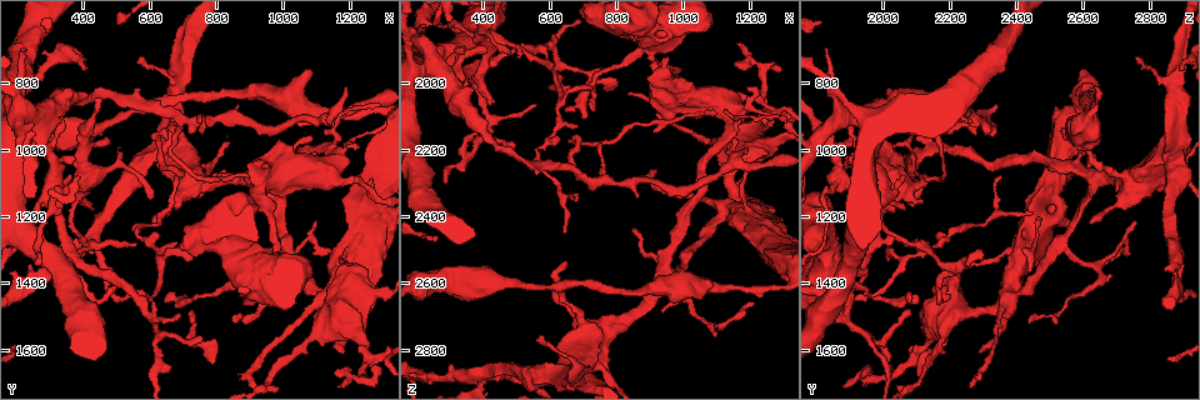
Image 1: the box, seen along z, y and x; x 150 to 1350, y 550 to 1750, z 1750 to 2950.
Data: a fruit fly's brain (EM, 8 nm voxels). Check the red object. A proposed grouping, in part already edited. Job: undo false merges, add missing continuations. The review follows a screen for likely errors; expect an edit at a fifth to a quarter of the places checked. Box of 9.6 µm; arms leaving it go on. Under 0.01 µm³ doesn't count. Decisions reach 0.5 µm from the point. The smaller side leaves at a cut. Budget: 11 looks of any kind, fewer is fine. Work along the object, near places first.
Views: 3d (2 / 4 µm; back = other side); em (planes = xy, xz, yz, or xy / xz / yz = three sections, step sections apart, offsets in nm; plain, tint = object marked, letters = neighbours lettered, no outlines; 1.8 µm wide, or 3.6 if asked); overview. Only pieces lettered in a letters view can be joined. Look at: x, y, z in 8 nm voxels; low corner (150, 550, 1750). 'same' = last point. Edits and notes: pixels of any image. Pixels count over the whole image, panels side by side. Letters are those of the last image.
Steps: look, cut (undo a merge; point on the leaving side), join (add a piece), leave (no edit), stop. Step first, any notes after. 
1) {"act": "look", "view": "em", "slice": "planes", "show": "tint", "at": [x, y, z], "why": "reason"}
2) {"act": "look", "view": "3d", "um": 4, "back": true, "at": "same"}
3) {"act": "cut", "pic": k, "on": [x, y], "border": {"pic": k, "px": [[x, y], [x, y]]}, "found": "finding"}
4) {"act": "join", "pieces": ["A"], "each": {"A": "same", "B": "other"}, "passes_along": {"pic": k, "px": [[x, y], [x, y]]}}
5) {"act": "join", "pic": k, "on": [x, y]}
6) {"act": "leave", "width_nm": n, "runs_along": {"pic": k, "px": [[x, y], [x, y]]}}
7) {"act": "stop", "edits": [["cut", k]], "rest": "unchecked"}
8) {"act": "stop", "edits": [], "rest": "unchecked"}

{"act": "look", "view": "3d", "um": 2, "at": [540, 880, 2610], "why": "a narrow waist"}

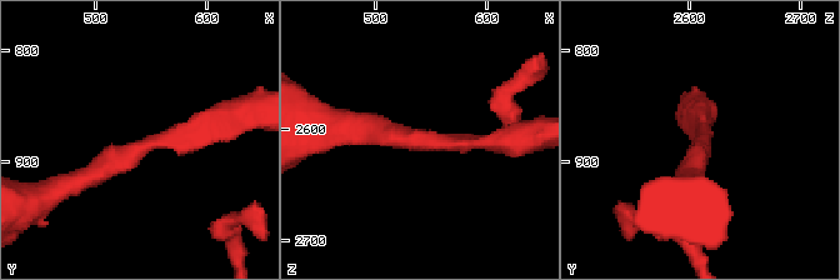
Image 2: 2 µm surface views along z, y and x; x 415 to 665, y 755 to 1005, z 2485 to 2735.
{"act": "look", "view": "em", "slice": "xz", "step": 4, "show": "tint", "at": [544, 884, 2614], "why": "now the EM"}

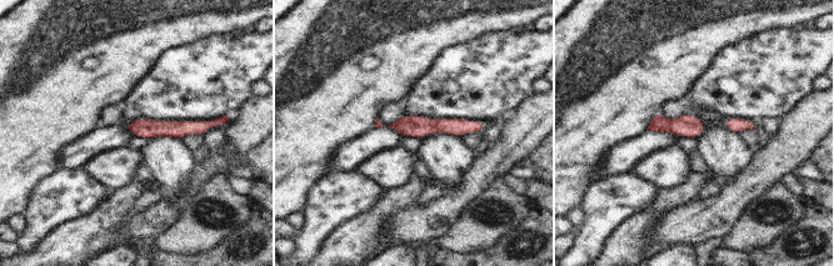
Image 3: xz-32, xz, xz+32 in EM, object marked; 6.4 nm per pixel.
{"act": "look", "view": "em", "slice": "planes", "show": "letters", "at": "same", "why": "cut it another way"}

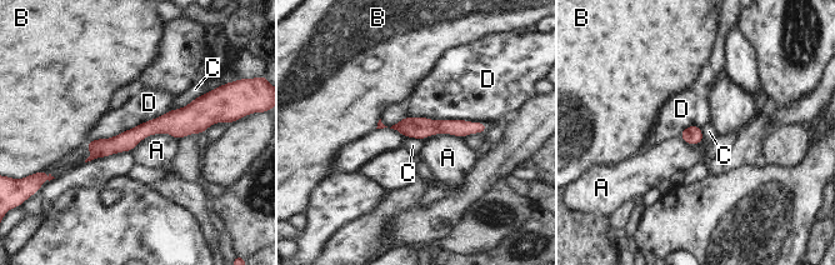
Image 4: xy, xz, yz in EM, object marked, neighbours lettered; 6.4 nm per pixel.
{"act": "leave", "width_nm": 130, "each": {"A": "other", "B": "other", "C": "other", "D": "other"}, "border": {"pic": 4, "px": [[169, 109], [115, 135], [85, 143]]}, "found": "all the same neuron"}

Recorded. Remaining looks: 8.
{"act": "look", "view": "3d", "um": 2, "at": [290, 1300, 2300], "why": "branch stops here"}

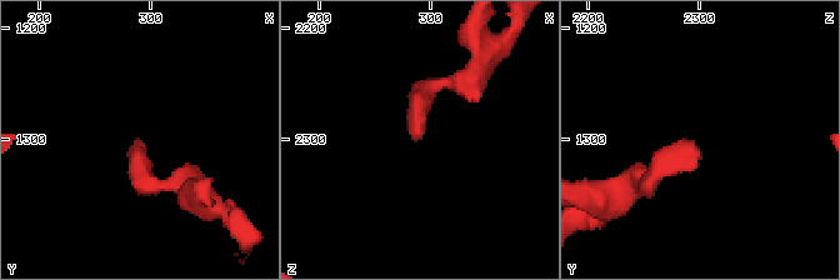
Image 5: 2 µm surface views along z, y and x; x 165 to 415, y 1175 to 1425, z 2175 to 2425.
{"act": "look", "view": "em", "um": 3.6, "slice": "planes", "show": "plain", "at": [292, 1306, 2298]}

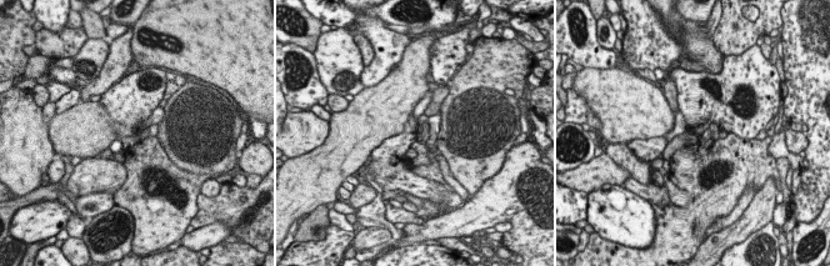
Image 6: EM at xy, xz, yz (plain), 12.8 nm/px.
{"act": "look", "view": "em", "um": 3.6, "slice": "planes", "show": "letters", "at": "same"}

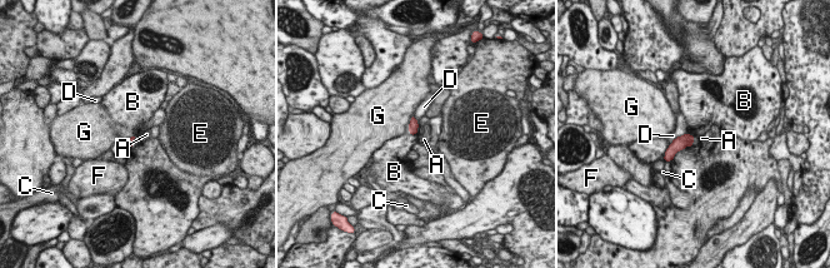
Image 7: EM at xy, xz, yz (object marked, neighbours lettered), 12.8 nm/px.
{"act": "leave", "each": {"A": "other", "B": "other", "C": "other", "D": "other", "E": "other", "F": "other", "G": "other"}, "found": "none of them fits"}

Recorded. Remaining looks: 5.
{"act": "look", "view": "em", "slice": "planes", "show": "tint", "at": [420, 1290, 2100]}

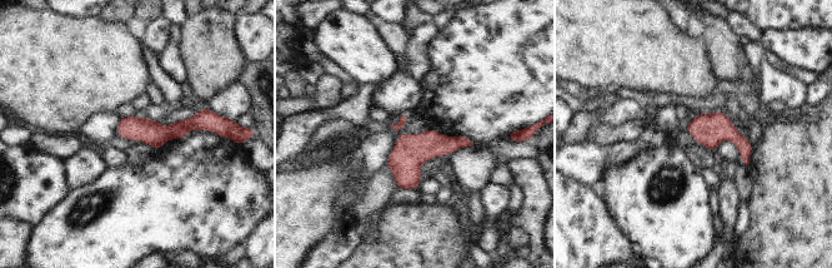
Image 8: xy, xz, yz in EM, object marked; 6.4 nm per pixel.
{"act": "look", "view": "em", "slice": "planes", "show": "letters", "at": "same"}

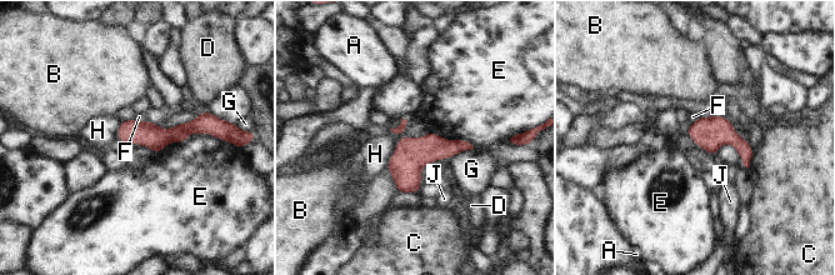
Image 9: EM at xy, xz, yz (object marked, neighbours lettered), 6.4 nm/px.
{"act": "leave", "each": {"A": "other", "B": "other", "C": "other", "D": "other", "E": "other", "F": "other", "G": "other", "H": "other", "J": "other"}, "runs_along": {"pic": 9, "px": [[209, 126], [120, 136]]}, "found": "all the same neuron"}

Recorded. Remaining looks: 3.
{"act": "look", "view": "em", "slice": "planes", "show": "plain", "at": [680, 1280, 2120], "why": "free end"}

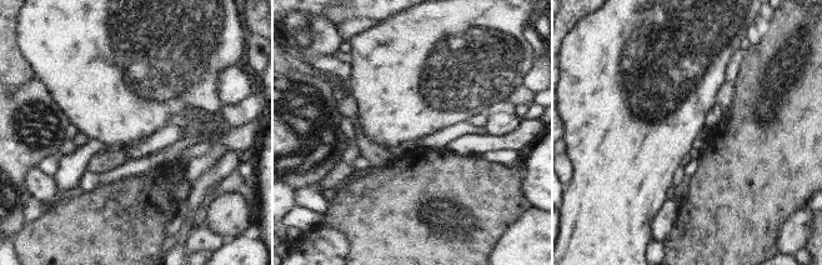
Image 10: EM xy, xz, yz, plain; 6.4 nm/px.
{"act": "look", "view": "em", "slice": "planes", "show": "letters", "at": "same"}

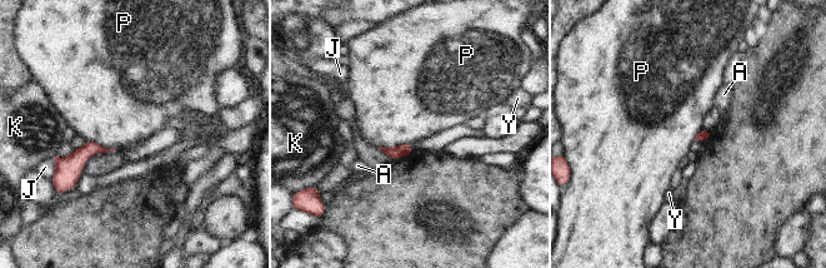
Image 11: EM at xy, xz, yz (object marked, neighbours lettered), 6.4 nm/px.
{"act": "leave", "each": {"A": "other", "J": "other", "K": "other", "P": "other", "Y": "other"}, "border": {"pic": 11, "px": [[410, 142], [379, 148]]}, "found": "no lettered piece goes on from it"}

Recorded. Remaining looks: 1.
{"act": "stop", "edits": [], "rest": "unchecked"}

